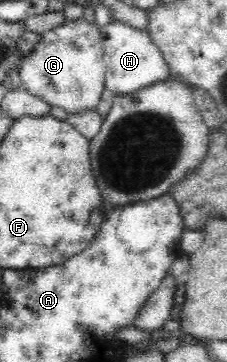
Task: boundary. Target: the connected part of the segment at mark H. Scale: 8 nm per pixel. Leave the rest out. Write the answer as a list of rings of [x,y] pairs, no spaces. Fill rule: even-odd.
[[[114,20],[101,27],[101,46],[105,61],[105,88],[96,110],[102,119],[108,115],[116,94],[132,94],[154,82],[170,79],[168,64],[160,48],[151,40],[148,30],[140,30],[120,20]]]

